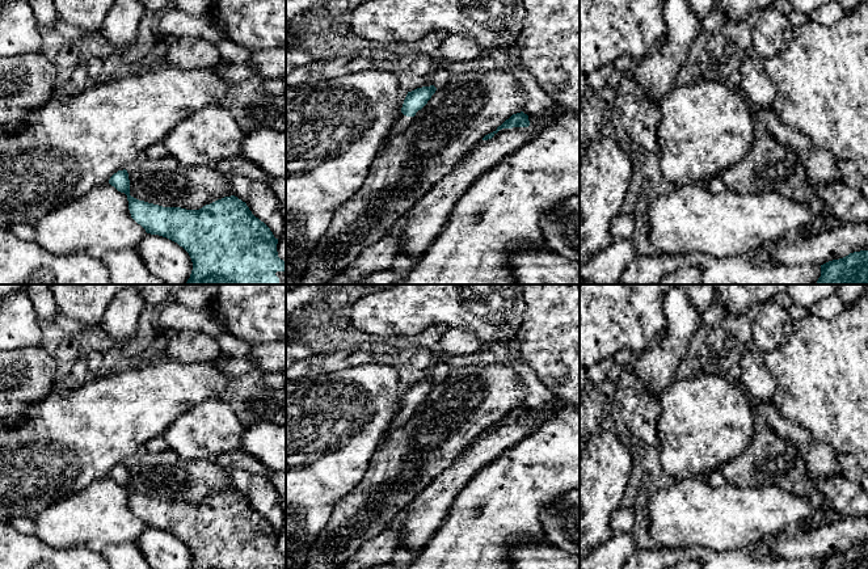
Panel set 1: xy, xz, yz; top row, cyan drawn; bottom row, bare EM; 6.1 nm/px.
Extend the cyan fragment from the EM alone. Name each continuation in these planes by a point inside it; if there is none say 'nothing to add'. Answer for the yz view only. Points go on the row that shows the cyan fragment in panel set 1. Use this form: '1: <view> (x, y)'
nothing to add

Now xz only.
1: xz (403, 122)

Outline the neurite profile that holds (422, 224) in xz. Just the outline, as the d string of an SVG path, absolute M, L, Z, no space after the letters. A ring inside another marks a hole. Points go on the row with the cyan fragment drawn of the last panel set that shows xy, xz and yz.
M548 114L528 115L528 121L528 127L502 128L492 139L477 143L416 203L403 220L399 254L406 254L417 264L442 232L464 191L484 172L552 123Z

